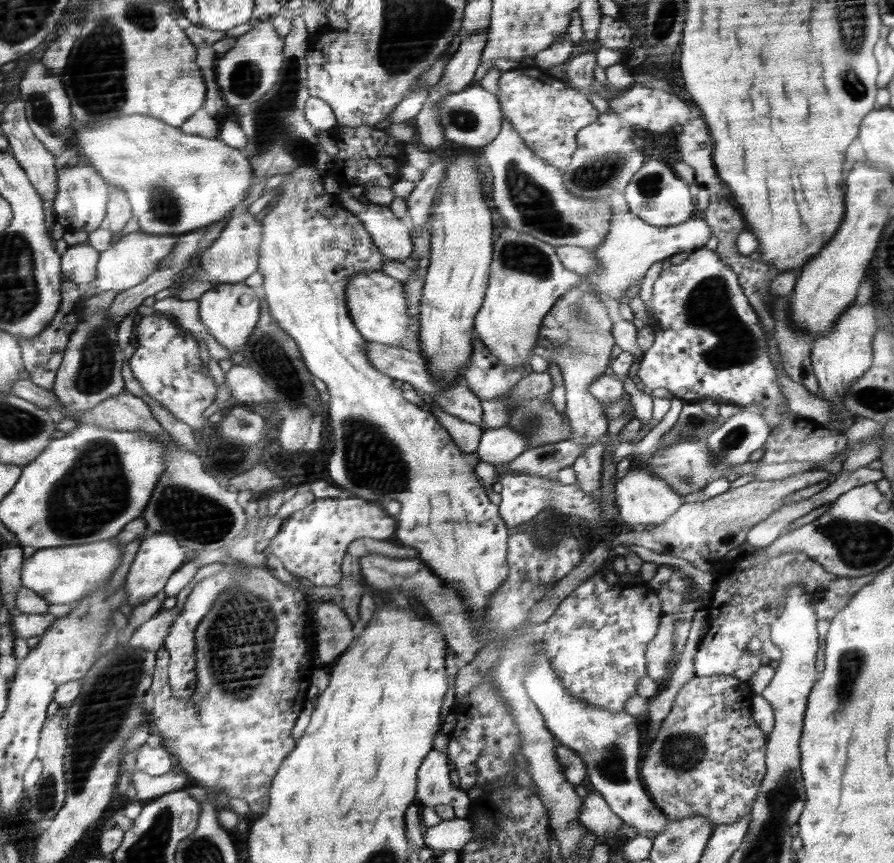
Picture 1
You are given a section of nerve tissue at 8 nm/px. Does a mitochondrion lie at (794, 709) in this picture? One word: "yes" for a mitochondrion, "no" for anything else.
no

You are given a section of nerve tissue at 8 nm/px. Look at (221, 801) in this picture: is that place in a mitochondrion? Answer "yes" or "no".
no

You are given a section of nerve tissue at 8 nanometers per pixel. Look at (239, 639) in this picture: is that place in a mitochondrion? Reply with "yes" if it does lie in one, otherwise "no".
yes

